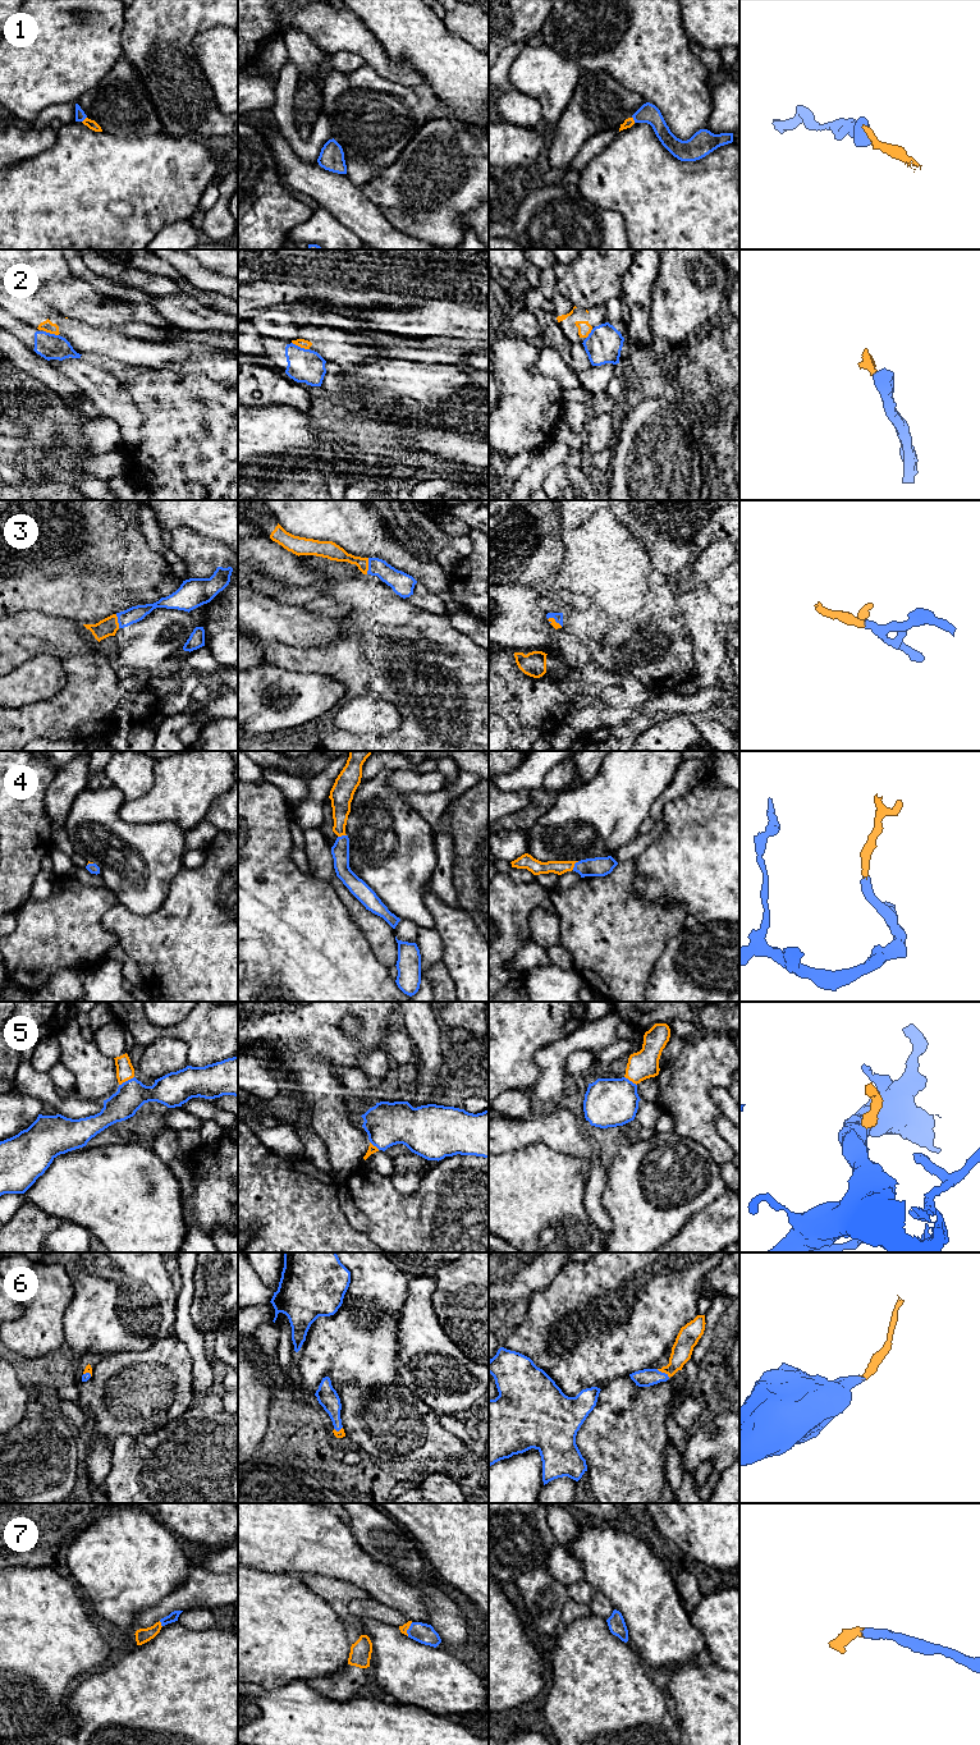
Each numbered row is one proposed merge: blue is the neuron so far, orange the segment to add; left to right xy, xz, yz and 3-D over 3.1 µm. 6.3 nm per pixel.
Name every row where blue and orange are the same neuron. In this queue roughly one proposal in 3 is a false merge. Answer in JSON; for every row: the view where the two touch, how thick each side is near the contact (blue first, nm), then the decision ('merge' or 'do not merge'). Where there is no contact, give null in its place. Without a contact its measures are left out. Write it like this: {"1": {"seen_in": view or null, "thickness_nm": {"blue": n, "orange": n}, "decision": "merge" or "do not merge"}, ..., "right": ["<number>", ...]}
{"1": {"seen_in": "yz", "thickness_nm": {"blue": 120, "orange": 60}, "decision": "merge"}, "2": {"seen_in": "xz", "thickness_nm": {"blue": 220, "orange": 60}, "decision": "do not merge"}, "3": {"seen_in": "xz", "thickness_nm": {"blue": 140, "orange": 110}, "decision": "merge"}, "4": {"seen_in": "yz", "thickness_nm": {"blue": 130, "orange": 90}, "decision": "merge"}, "5": {"seen_in": "xy", "thickness_nm": {"blue": 190, "orange": 110}, "decision": "merge"}, "6": {"seen_in": "yz", "thickness_nm": {"blue": 110, "orange": 130}, "decision": "merge"}, "7": {"seen_in": "xy", "thickness_nm": {"blue": 60, "orange": 90}, "decision": "merge"}, "right": ["1", "3", "4", "5", "6", "7"]}

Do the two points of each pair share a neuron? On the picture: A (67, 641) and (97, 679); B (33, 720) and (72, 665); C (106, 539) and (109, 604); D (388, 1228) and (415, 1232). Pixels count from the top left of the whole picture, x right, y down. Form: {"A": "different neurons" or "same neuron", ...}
{"A": "different neurons", "B": "same neuron", "C": "same neuron", "D": "same neuron"}

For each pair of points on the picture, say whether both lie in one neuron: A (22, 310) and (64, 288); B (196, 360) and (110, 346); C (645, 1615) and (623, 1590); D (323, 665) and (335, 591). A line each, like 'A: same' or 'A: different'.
A: different
B: same
C: same
D: same

